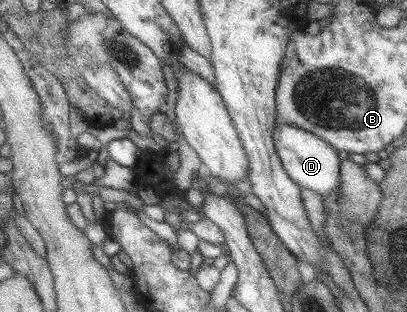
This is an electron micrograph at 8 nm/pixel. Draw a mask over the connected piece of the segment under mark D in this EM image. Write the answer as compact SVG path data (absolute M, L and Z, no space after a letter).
M277 125L274 135L278 154L283 165L295 183L302 188L311 189L324 197L336 200L336 187L338 186L338 175L341 166L337 150L313 135L309 131L303 131L294 125Z

